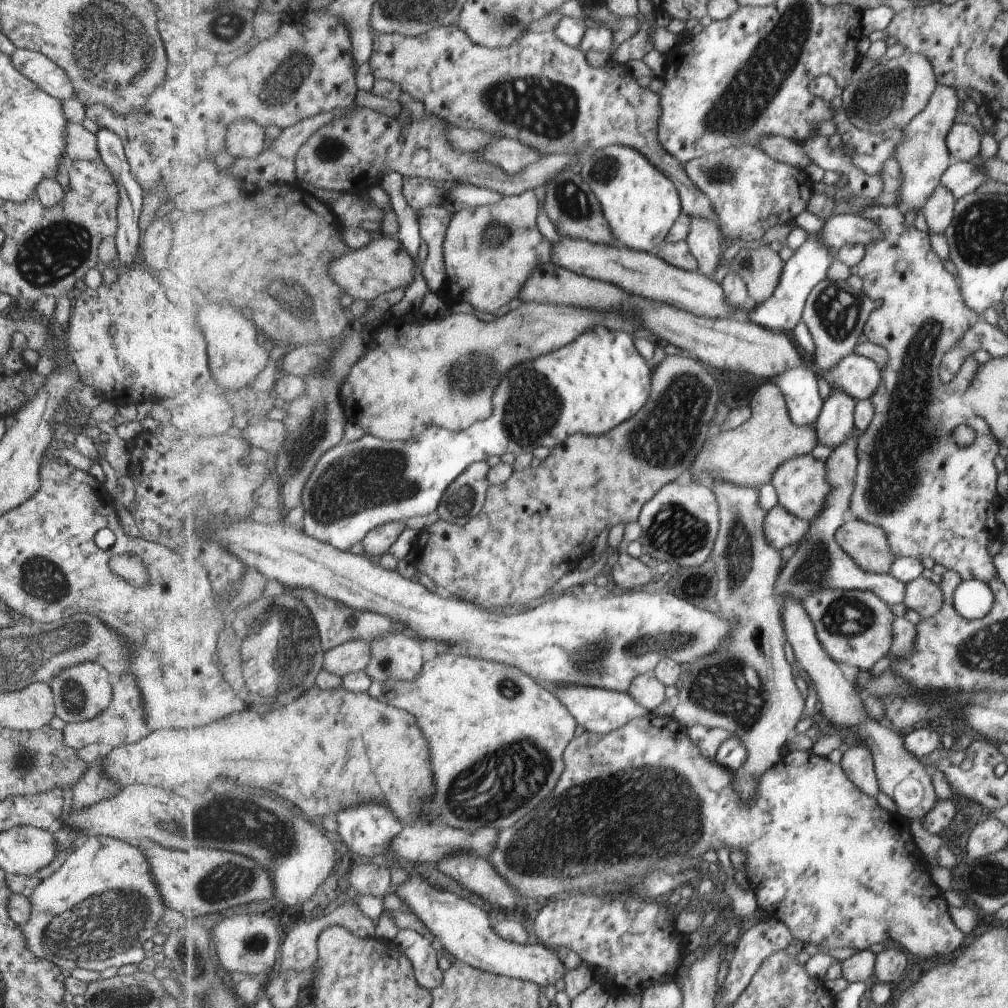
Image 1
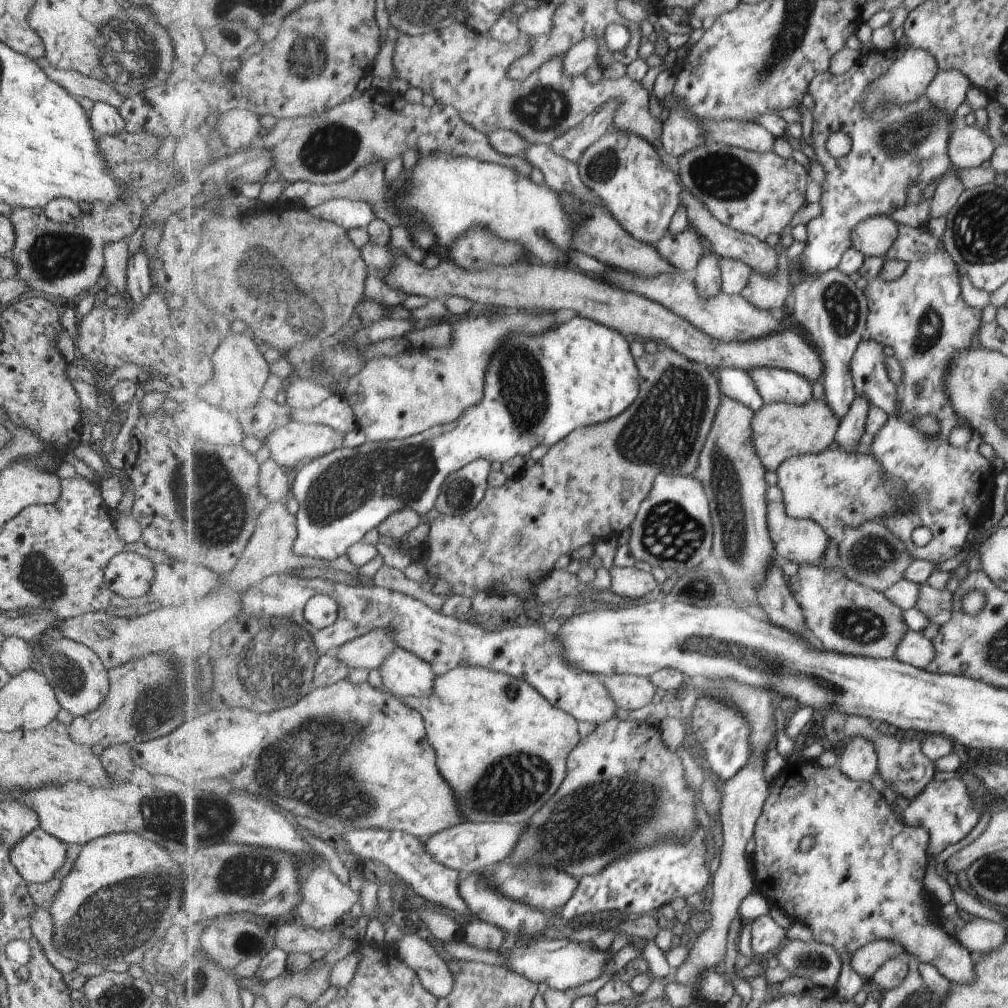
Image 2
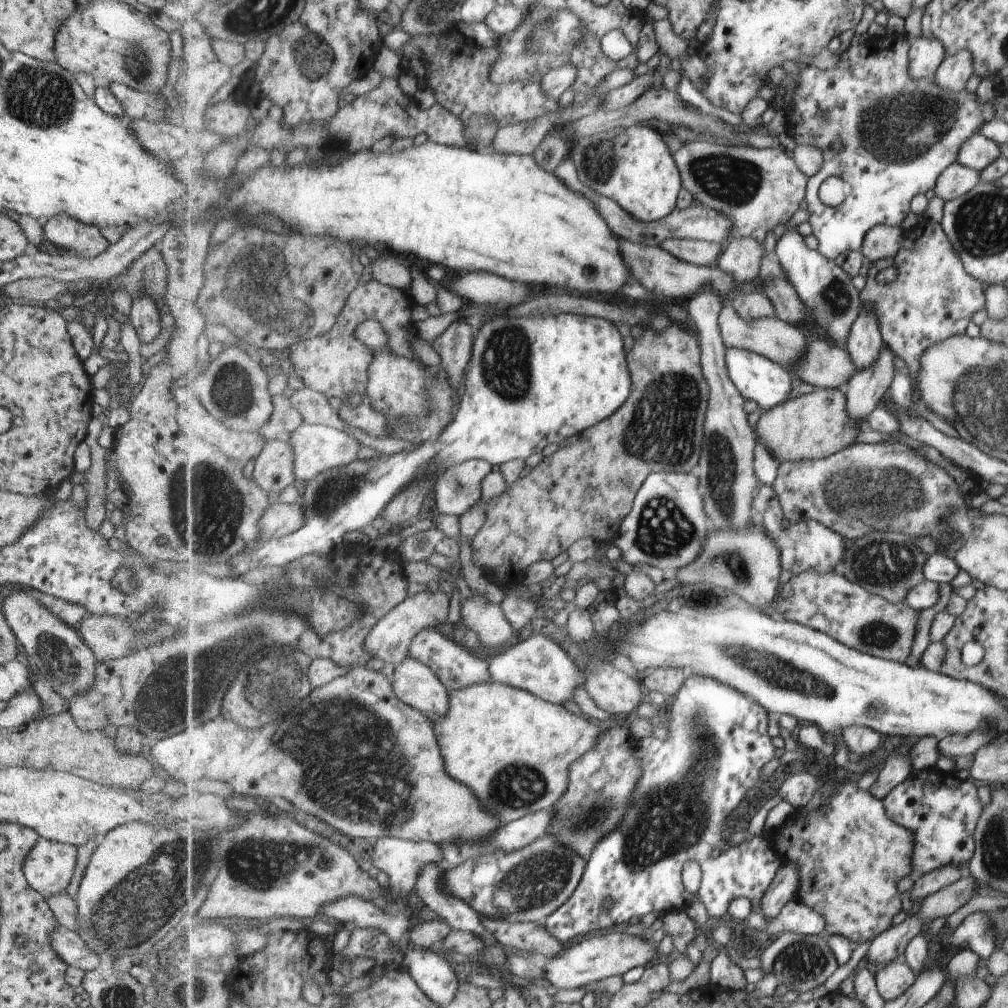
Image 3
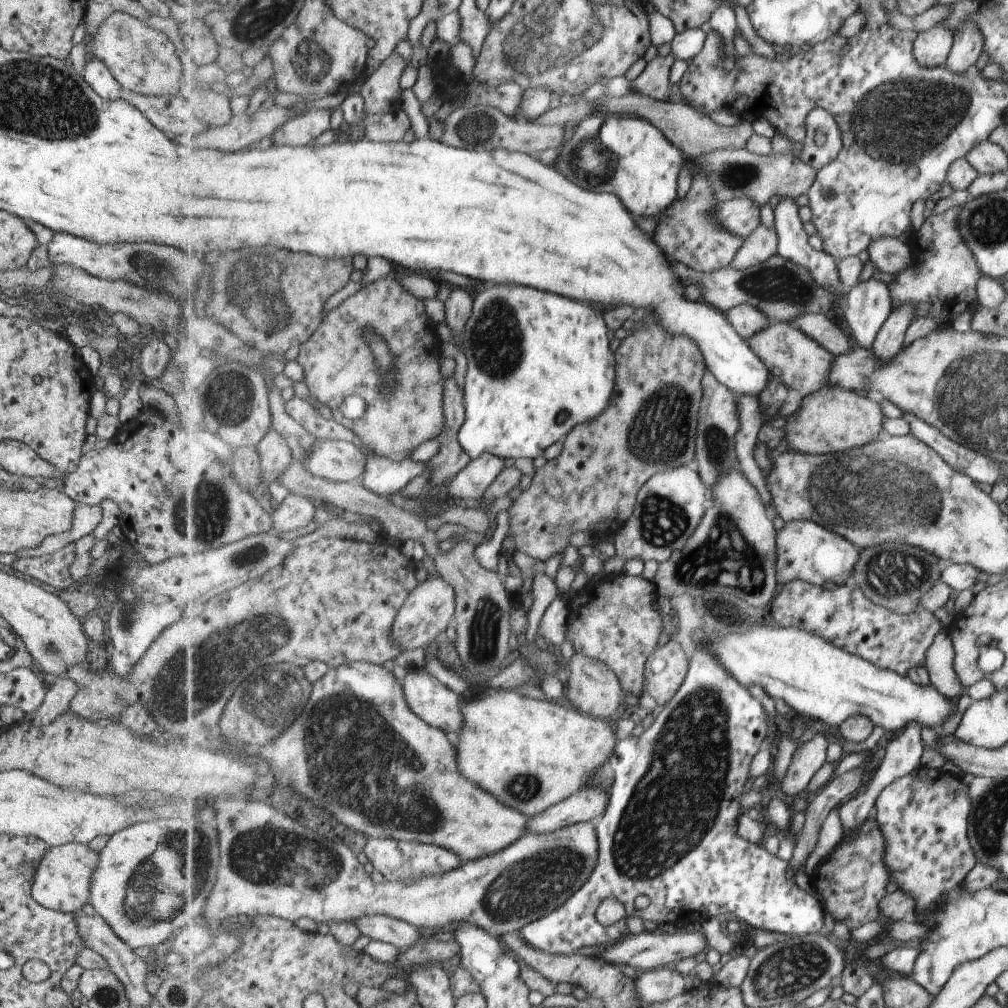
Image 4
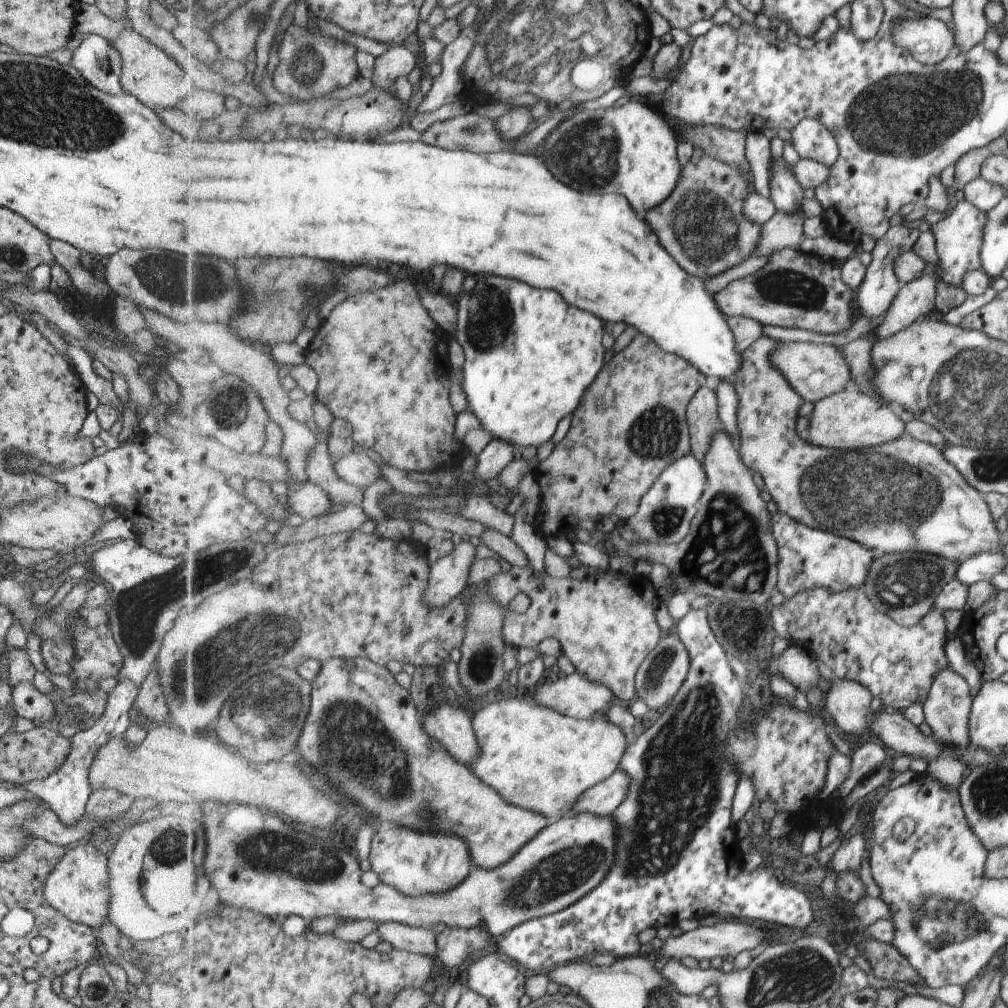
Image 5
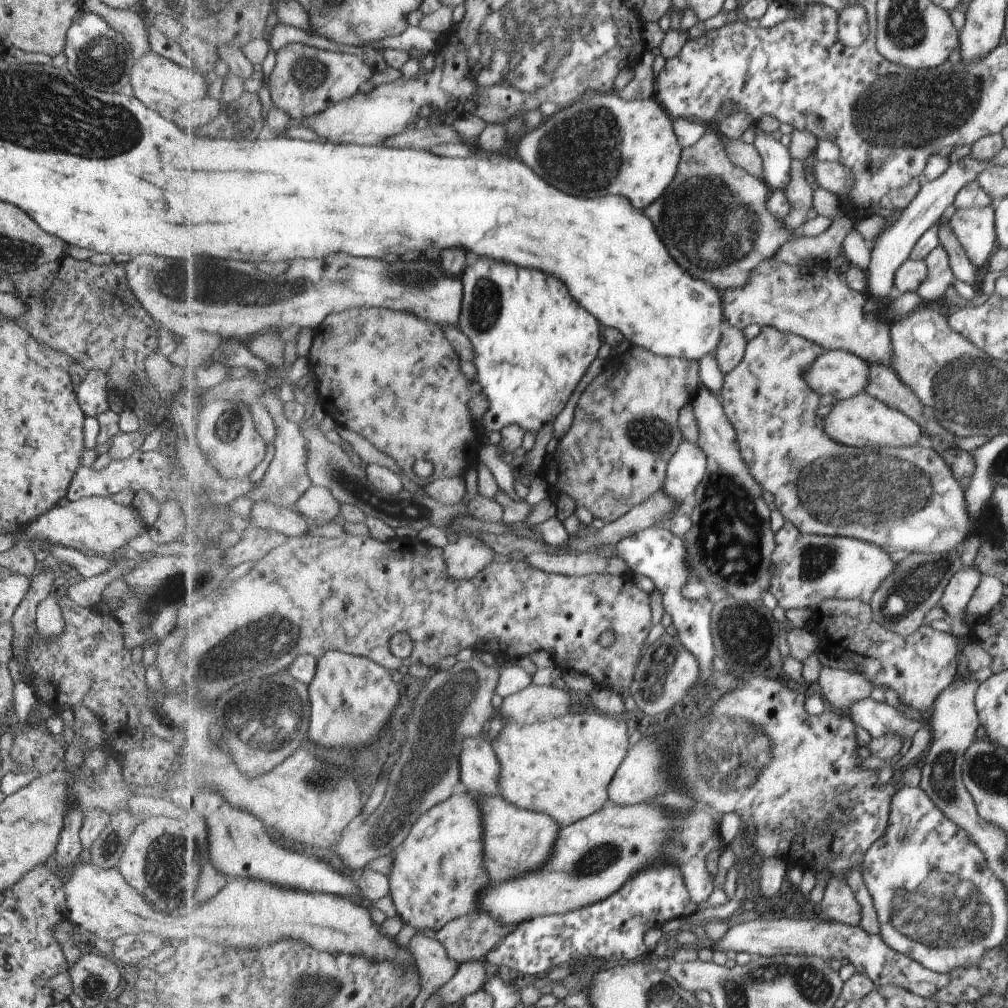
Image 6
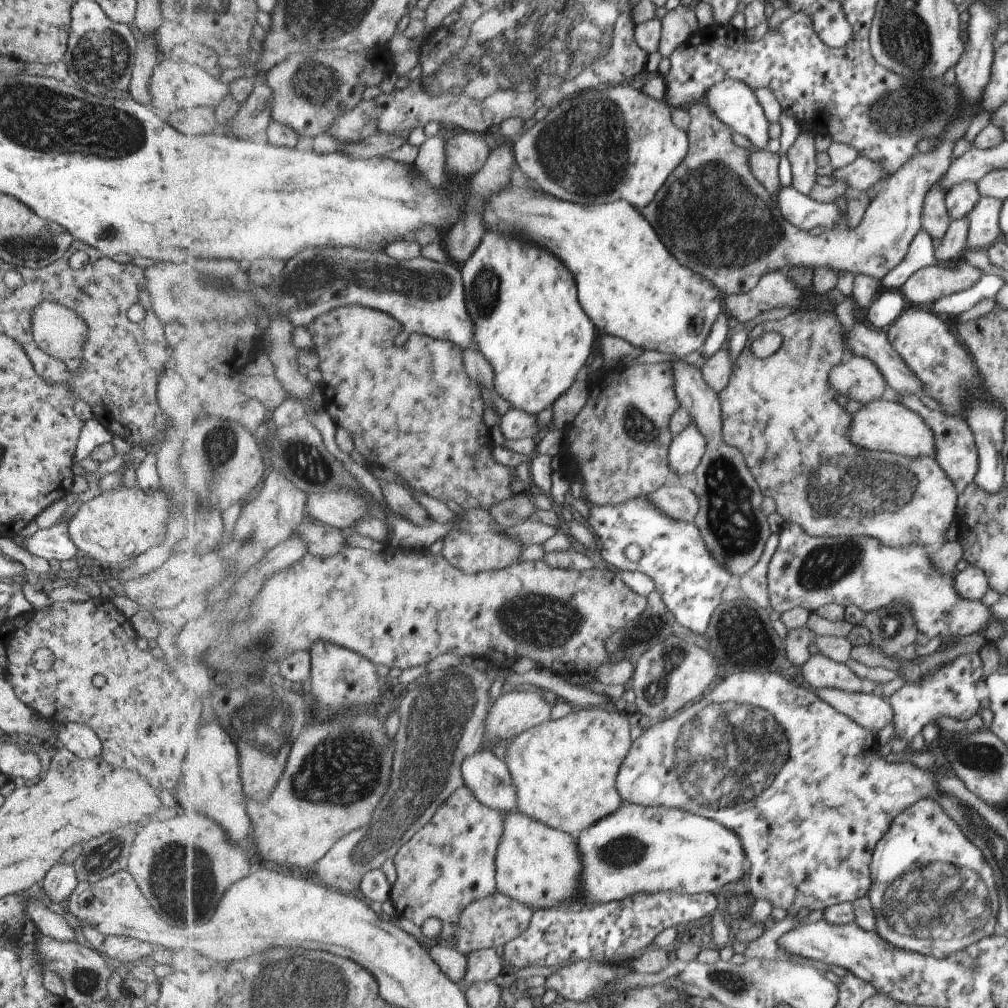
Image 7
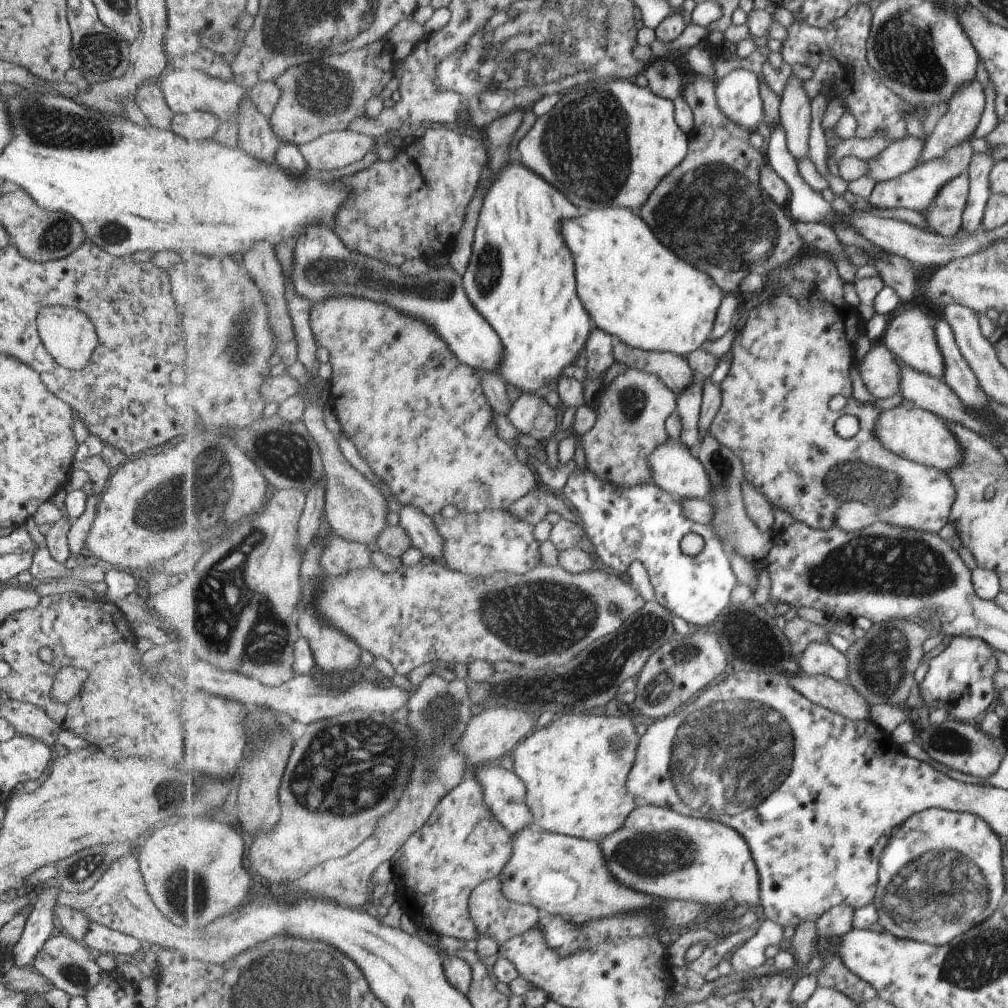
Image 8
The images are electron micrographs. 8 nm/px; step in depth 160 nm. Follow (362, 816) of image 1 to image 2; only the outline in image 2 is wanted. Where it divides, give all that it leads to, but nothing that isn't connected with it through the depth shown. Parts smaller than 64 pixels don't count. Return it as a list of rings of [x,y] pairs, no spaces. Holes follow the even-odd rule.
[[[346,828],[343,830],[343,836],[358,859],[371,858],[387,865],[391,869],[391,875],[400,877],[417,896],[422,896],[427,904],[438,904],[443,908],[463,914],[463,916],[474,915],[468,902],[460,893],[460,882],[464,874],[437,862],[432,854],[428,853],[426,842],[423,839],[399,831],[359,828]]]

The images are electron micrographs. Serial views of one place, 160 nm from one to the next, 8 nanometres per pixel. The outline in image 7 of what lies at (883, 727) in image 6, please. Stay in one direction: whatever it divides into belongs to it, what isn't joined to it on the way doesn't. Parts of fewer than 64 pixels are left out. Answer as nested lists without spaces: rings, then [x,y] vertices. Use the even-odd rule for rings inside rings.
[[[822,688],[813,690],[822,701],[828,702],[835,710],[849,715],[853,722],[877,733],[892,722],[892,708],[886,698],[873,693],[851,692],[848,690]]]

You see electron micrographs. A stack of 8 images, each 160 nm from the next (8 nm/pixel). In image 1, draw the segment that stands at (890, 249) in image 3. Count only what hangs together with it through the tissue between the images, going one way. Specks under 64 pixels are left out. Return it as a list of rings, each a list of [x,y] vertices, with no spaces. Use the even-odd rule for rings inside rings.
[[[837,215],[827,219],[820,241],[842,249],[845,245],[869,245],[880,239],[882,232],[877,223],[861,215]]]

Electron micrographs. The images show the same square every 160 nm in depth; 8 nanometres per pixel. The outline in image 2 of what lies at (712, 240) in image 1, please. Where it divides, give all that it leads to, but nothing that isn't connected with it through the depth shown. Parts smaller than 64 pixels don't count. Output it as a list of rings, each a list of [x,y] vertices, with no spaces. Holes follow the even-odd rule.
[[[708,247],[696,268],[694,282],[704,299],[715,298],[722,291],[722,270],[719,258],[720,256]]]

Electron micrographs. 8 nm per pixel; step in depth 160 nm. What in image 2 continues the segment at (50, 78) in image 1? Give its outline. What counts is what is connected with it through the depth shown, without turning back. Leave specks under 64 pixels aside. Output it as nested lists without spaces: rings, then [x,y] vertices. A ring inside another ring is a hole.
[[[38,61],[44,73],[59,86],[63,87],[73,98],[85,98],[93,102],[103,101],[116,109],[124,102],[117,90],[109,83],[101,82],[101,79],[94,79],[79,74],[72,70],[57,70],[51,64],[44,64]]]

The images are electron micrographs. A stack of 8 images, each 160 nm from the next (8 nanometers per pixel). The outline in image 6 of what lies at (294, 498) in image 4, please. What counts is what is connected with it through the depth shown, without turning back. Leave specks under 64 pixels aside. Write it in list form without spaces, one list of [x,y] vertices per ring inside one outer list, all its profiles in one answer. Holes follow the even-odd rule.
[[[311,485],[311,488],[298,500],[297,510],[308,517],[313,523],[341,521],[341,502],[331,490]]]

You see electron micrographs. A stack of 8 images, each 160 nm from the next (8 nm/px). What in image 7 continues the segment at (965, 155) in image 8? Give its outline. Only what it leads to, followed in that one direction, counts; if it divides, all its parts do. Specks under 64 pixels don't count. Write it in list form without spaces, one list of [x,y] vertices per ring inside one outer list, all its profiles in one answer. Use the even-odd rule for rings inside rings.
[[[941,178],[924,194],[920,210],[920,231],[941,240],[951,220],[944,205],[944,190],[939,186],[940,182]]]

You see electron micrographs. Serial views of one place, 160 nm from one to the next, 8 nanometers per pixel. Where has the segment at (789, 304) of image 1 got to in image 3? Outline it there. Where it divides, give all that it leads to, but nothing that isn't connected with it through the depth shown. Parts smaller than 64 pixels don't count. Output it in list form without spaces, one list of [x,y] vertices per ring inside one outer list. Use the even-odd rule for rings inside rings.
[[[904,34],[897,36],[868,36],[866,39],[857,42],[857,44],[849,45],[848,48],[841,55],[841,59],[832,69],[820,70],[813,66],[807,66],[805,70],[801,70],[798,76],[798,81],[795,86],[792,87],[792,107],[784,111],[787,116],[787,133],[791,135],[799,145],[811,143],[817,145],[825,154],[825,164],[822,169],[814,174],[808,180],[808,190],[806,202],[808,203],[807,209],[810,212],[810,223],[812,224],[813,234],[818,238],[818,249],[830,259],[836,260],[837,257],[843,256],[845,253],[851,253],[853,251],[861,250],[862,242],[869,229],[877,226],[877,224],[897,224],[897,222],[903,222],[903,218],[907,216],[907,204],[909,200],[915,195],[924,195],[927,190],[934,190],[937,180],[939,180],[940,174],[943,170],[947,169],[958,156],[958,151],[962,143],[968,140],[969,137],[973,137],[977,133],[980,133],[980,128],[983,123],[990,121],[995,116],[994,101],[981,101],[975,92],[961,89],[960,91],[952,91],[945,87],[938,87],[933,78],[920,78],[912,79],[909,76],[908,70],[908,49],[911,48],[910,41]],[[834,141],[842,141],[844,143],[845,152],[837,155],[830,152]],[[831,176],[839,176],[848,185],[848,195],[843,201],[843,204],[838,207],[830,207],[821,202],[819,198],[819,188],[821,184],[831,178]]]

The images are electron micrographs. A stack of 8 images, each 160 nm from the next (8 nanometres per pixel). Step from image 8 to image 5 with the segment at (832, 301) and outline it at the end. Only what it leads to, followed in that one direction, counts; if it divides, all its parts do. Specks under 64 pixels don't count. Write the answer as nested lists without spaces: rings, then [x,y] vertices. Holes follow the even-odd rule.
[[[763,335],[758,338],[753,346],[750,346],[743,354],[744,361],[736,375],[732,379],[737,394],[739,395],[738,416],[738,432],[740,438],[738,445],[740,453],[744,459],[744,463],[753,471],[760,474],[764,481],[766,491],[770,498],[777,504],[779,512],[788,514],[793,520],[810,526],[814,529],[824,531],[833,531],[843,537],[849,537],[858,543],[868,547],[869,550],[885,550],[885,554],[889,554],[889,550],[918,551],[919,553],[931,553],[944,559],[955,561],[957,563],[972,557],[974,554],[989,551],[1001,551],[1006,540],[1005,534],[997,533],[995,529],[995,521],[991,518],[989,509],[983,500],[983,495],[977,491],[971,484],[965,480],[963,476],[957,474],[955,470],[933,446],[931,443],[925,444],[923,441],[911,438],[908,434],[897,437],[895,441],[886,442],[883,445],[874,446],[866,449],[855,450],[837,450],[834,448],[817,446],[815,443],[805,439],[797,434],[797,418],[799,418],[799,408],[803,406],[804,398],[792,387],[786,376],[779,370],[772,361],[772,354],[778,349],[778,341],[771,337]]]

